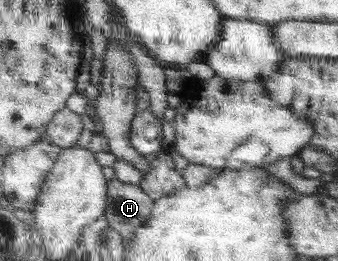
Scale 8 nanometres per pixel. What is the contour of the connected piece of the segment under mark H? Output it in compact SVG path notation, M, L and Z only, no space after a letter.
M110 181L106 218L109 226L118 229L124 237L137 235L154 215L154 200L139 184Z

